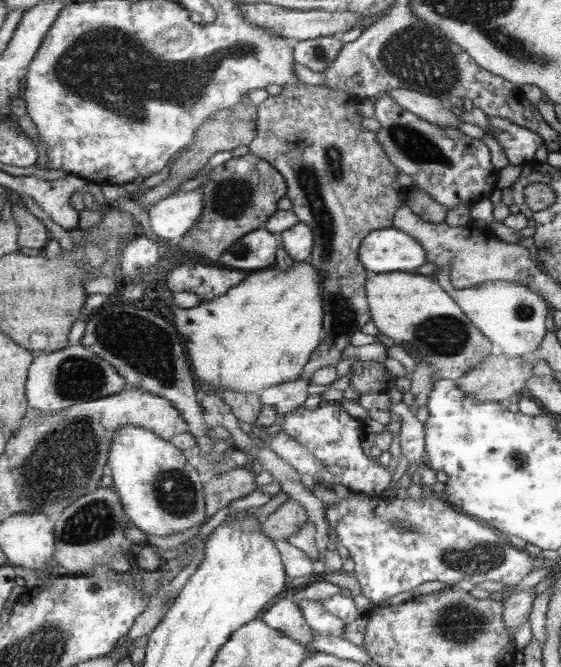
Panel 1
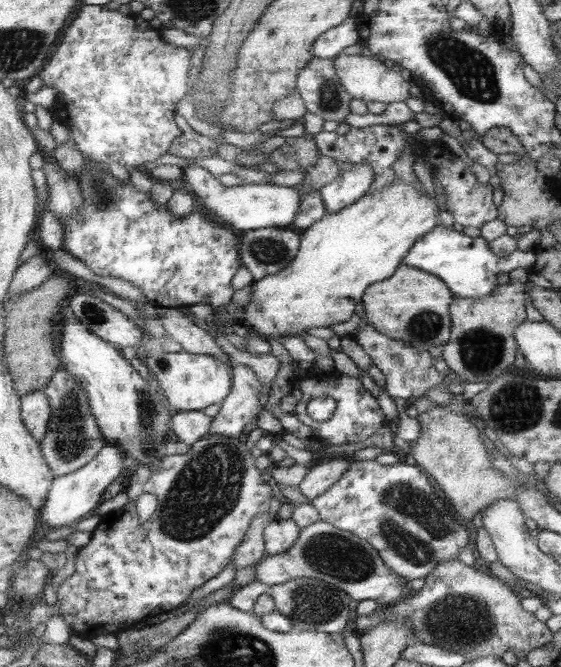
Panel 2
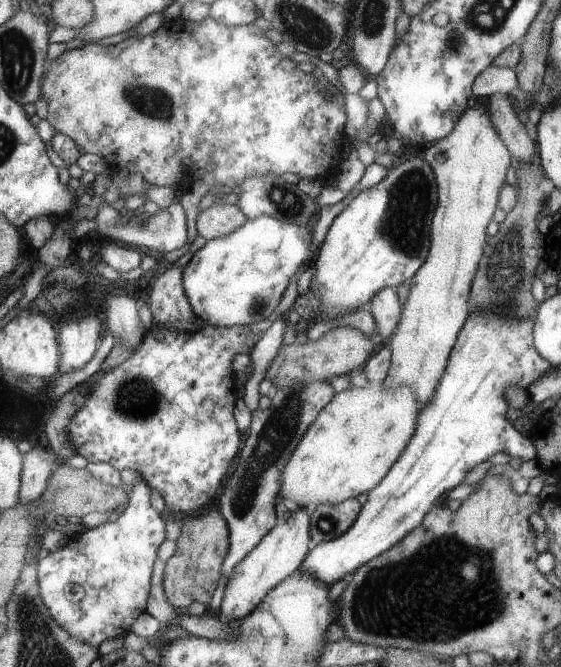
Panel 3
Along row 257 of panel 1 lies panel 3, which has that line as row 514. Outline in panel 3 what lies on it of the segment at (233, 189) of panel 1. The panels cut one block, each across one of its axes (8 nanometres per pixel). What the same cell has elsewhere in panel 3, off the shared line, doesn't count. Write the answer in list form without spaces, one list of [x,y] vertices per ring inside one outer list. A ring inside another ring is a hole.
[[[213,508],[211,512],[201,514],[197,518],[195,516],[187,518],[181,524],[183,524],[183,534],[177,540],[179,550],[167,562],[163,576],[165,576],[165,592],[171,600],[171,604],[179,612],[187,612],[189,606],[195,602],[199,602],[203,606],[207,606],[211,602],[211,596],[217,590],[219,580],[223,578],[225,560],[229,558],[229,552],[231,552],[233,532],[229,528],[229,520],[217,508]]]

